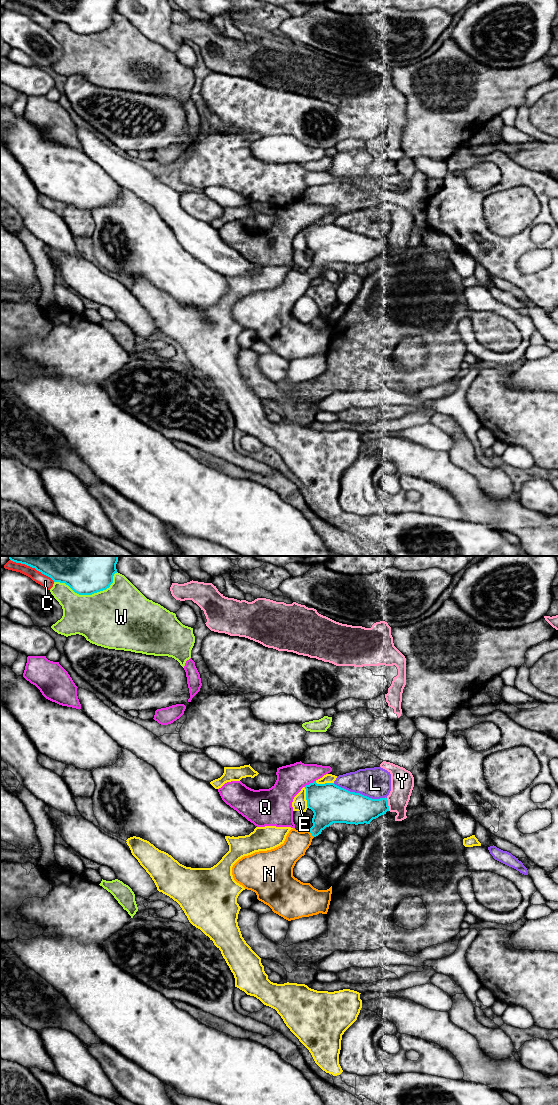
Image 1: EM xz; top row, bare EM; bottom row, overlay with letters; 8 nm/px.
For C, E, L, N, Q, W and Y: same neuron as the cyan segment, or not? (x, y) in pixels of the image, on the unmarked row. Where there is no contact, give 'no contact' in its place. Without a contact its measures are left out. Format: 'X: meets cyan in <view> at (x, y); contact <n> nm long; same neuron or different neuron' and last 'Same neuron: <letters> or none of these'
C: meets cyan in xz at (32, 7); contact 400 nm long; different neuron
E: meets cyan in xz at (306, 237); contact 170 nm long; different neuron
L: meets cyan in xz at (359, 233); contact 440 nm long; different neuron
N: meets cyan in xz at (311, 273); contact 70 nm long; same neuron
Q: meets cyan in xz at (310, 223); contact 110 nm long; different neuron
W: meets cyan in xz at (89, 34); contact 500 nm long; different neuron
Y: meets cyan in xz at (387, 244); contact 110 nm long; different neuron
Same neuron: N

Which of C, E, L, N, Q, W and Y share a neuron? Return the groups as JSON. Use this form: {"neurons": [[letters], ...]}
{"neurons": [["C"], ["E"], ["L"], ["N"], ["Q"], ["W"], ["Y"]]}

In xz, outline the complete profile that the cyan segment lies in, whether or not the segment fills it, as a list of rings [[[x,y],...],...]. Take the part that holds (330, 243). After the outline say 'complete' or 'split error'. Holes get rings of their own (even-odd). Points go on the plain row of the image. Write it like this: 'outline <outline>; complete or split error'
outline [[[316,221],[305,226],[307,247],[314,253],[313,266],[304,272],[291,269],[283,284],[267,290],[255,292],[239,299],[232,307],[234,320],[245,329],[256,333],[257,339],[268,345],[272,351],[291,361],[319,353],[327,354],[332,334],[332,326],[318,330],[310,323],[303,323],[293,316],[296,302],[305,295],[312,279],[333,263],[370,264],[373,259],[389,251],[387,238],[372,239],[360,233],[350,232],[334,223],[317,224]]]; split error

